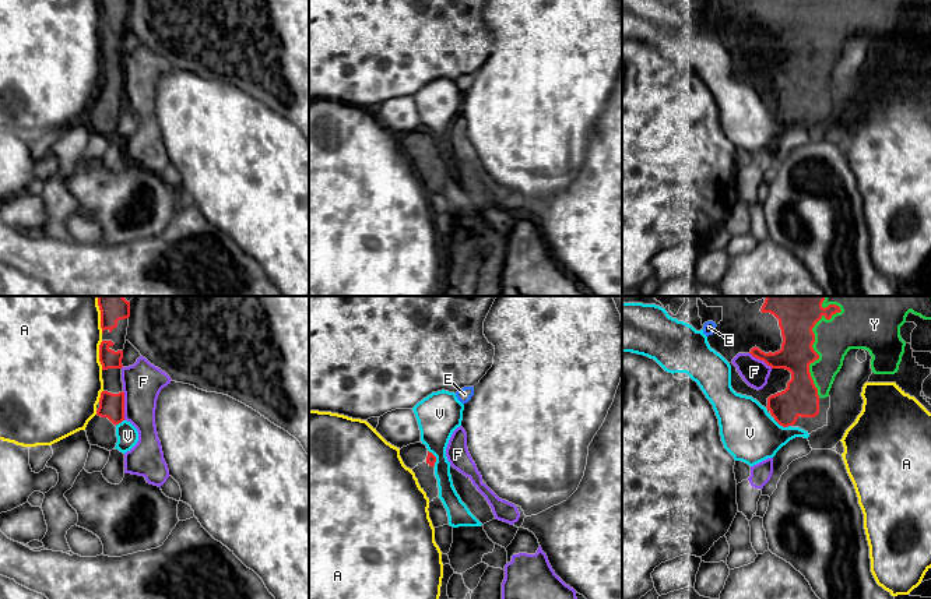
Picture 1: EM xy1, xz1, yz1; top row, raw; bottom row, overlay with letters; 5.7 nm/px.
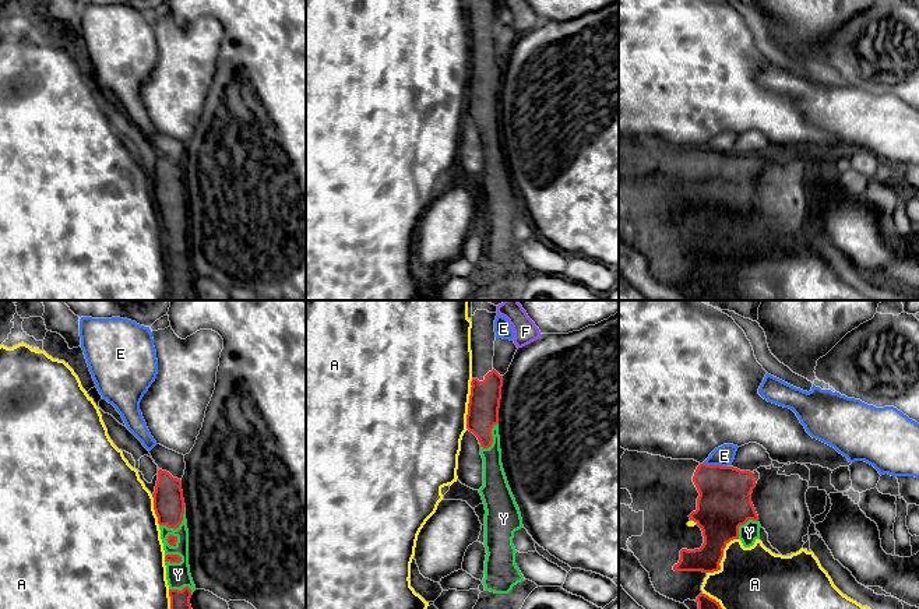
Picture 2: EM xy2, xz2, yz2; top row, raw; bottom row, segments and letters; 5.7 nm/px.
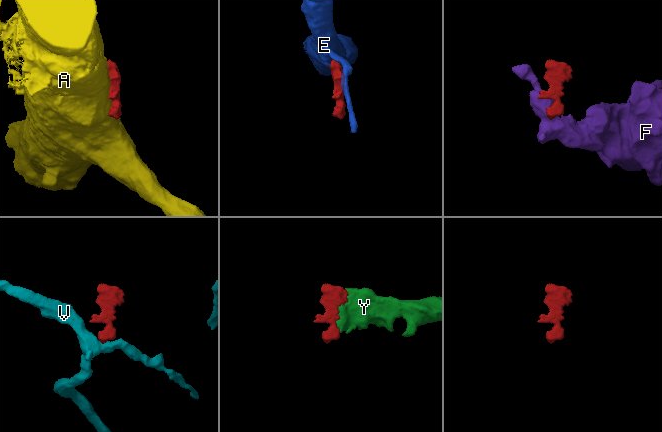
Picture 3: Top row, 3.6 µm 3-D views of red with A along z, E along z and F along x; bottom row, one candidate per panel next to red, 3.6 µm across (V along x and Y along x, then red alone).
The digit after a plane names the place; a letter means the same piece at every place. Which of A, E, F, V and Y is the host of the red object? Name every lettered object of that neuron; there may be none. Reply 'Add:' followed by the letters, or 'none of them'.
Add: Y

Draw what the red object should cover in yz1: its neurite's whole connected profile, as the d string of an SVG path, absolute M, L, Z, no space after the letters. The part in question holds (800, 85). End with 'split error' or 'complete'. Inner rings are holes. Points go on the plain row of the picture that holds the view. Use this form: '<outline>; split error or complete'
M723 0L707 29L730 50L732 77L756 87L788 114L800 103L818 103L819 87L829 84L850 36L869 39L872 60L897 60L906 34L900 14L907 1ZM738 40L751 40L772 54L762 77L749 74L731 50Z; split error

